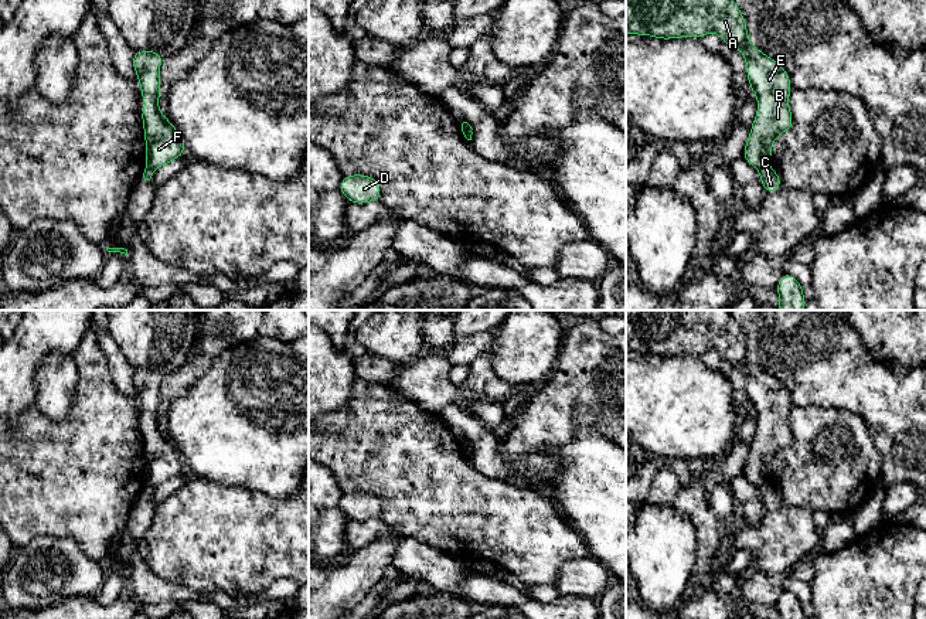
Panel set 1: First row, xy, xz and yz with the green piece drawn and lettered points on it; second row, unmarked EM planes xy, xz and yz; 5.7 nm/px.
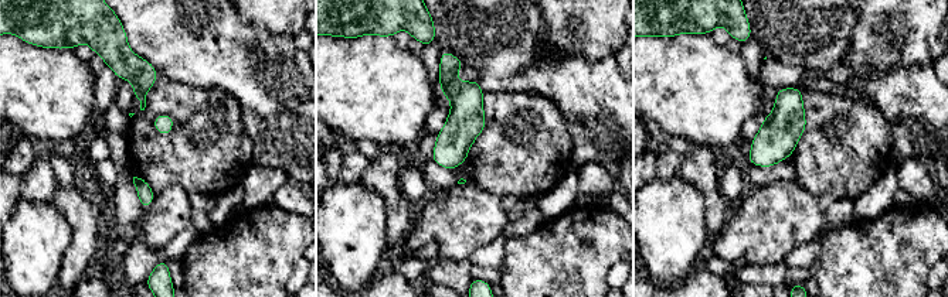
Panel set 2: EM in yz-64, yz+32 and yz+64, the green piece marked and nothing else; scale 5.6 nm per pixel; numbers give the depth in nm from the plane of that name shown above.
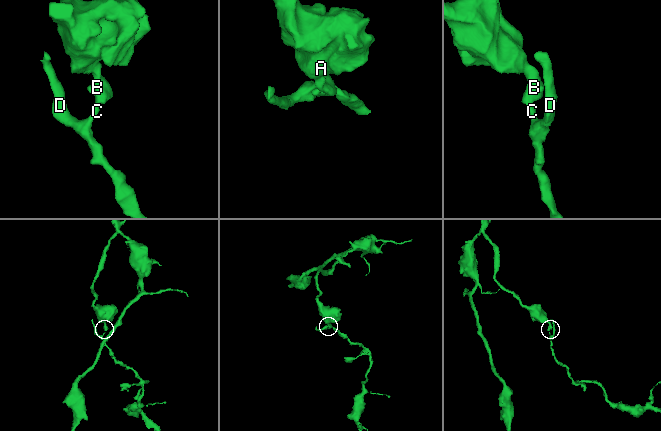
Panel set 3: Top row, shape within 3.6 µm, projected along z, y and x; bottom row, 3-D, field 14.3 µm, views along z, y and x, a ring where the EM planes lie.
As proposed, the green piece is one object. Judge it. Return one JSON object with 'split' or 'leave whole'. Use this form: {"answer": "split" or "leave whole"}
{"answer": "split"}

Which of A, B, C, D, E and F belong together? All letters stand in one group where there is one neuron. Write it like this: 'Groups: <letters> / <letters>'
Groups: A B E F / C D

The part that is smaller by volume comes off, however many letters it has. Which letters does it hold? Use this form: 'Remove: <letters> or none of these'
Remove: C, D

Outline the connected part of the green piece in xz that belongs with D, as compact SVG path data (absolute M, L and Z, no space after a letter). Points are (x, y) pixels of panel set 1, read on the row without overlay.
M364 492L344 493L340 499L340 509L354 521L365 521L370 518L379 518L381 501Z

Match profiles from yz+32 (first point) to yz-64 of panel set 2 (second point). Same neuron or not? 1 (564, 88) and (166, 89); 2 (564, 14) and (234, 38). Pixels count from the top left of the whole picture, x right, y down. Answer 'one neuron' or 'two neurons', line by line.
1: two neurons
2: two neurons

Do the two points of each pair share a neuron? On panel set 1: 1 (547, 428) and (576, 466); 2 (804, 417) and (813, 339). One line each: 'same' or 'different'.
1: different
2: different

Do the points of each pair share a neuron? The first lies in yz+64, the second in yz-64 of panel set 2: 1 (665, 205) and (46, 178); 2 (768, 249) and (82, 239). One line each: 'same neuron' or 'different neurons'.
1: different neurons
2: different neurons

